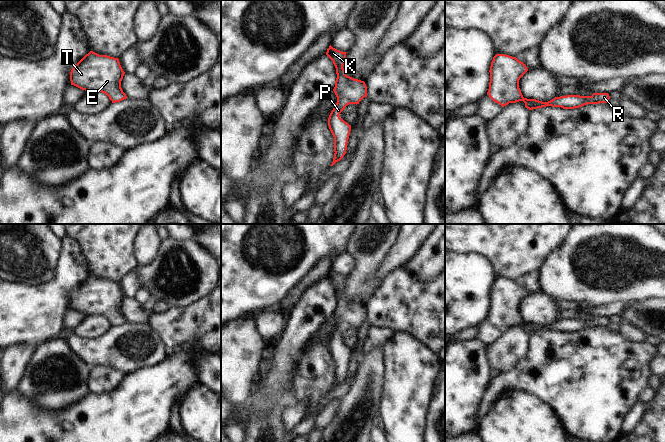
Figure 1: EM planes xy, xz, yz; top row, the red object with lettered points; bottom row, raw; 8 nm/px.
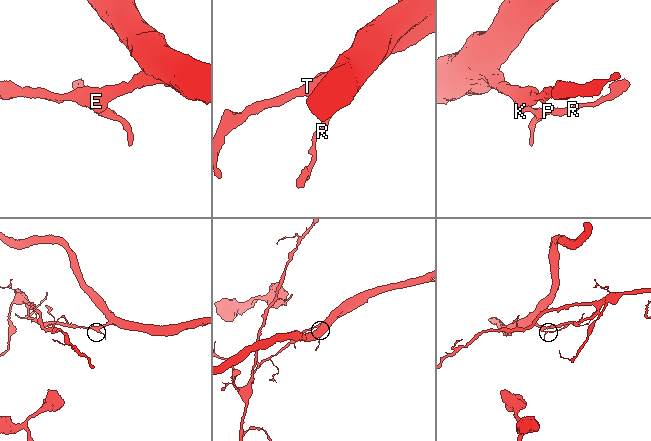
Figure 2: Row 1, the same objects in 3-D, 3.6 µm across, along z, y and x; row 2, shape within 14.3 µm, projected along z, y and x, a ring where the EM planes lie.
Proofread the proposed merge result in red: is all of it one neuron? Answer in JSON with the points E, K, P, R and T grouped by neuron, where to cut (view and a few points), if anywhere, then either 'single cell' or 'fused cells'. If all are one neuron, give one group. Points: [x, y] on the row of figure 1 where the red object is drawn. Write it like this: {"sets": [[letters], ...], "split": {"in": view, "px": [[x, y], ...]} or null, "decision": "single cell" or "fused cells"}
{"sets": [["E", "K", "P", "R", "T"]], "split": null, "decision": "single cell"}

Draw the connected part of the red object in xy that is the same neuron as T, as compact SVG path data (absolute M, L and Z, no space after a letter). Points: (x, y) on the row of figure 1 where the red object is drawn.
M90 51L72 68L70 81L71 85L86 92L105 93L116 103L127 99L121 88L124 74L118 58Z

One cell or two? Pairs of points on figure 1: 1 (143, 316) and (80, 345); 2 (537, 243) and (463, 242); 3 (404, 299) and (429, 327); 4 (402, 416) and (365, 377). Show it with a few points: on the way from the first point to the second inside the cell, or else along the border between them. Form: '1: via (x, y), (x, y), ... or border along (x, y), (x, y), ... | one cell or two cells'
1: border along (127, 321), (133, 324), (146, 323) | two cells
2: via (519, 239), (482, 239) | one cell
3: via (411, 306), (425, 320) | one cell
4: border along (385, 371), (381, 406), (378, 413) | two cells

